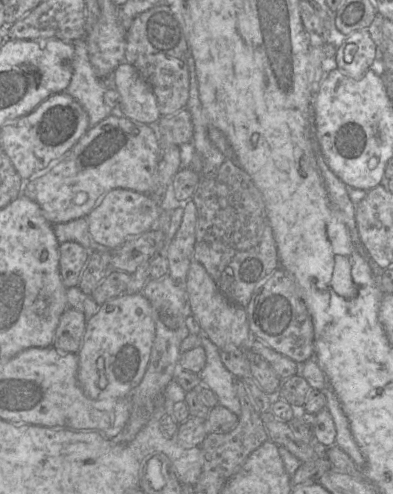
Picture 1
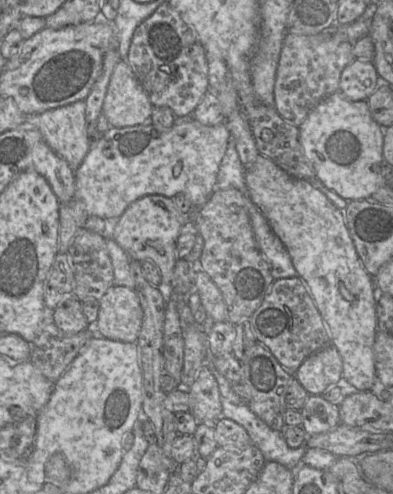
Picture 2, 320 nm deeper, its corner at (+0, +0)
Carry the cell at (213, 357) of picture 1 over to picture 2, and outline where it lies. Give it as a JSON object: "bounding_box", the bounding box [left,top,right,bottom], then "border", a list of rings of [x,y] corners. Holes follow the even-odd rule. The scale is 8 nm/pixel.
{"bounding_box":[221,397,307,475],"border":[[[221,397],[221,404],[222,416],[241,425],[247,431],[266,462],[277,462],[295,475],[296,470],[303,465],[302,458],[307,449],[305,444],[298,448],[290,448],[283,431],[271,429],[245,404],[235,405],[224,397]]]}

